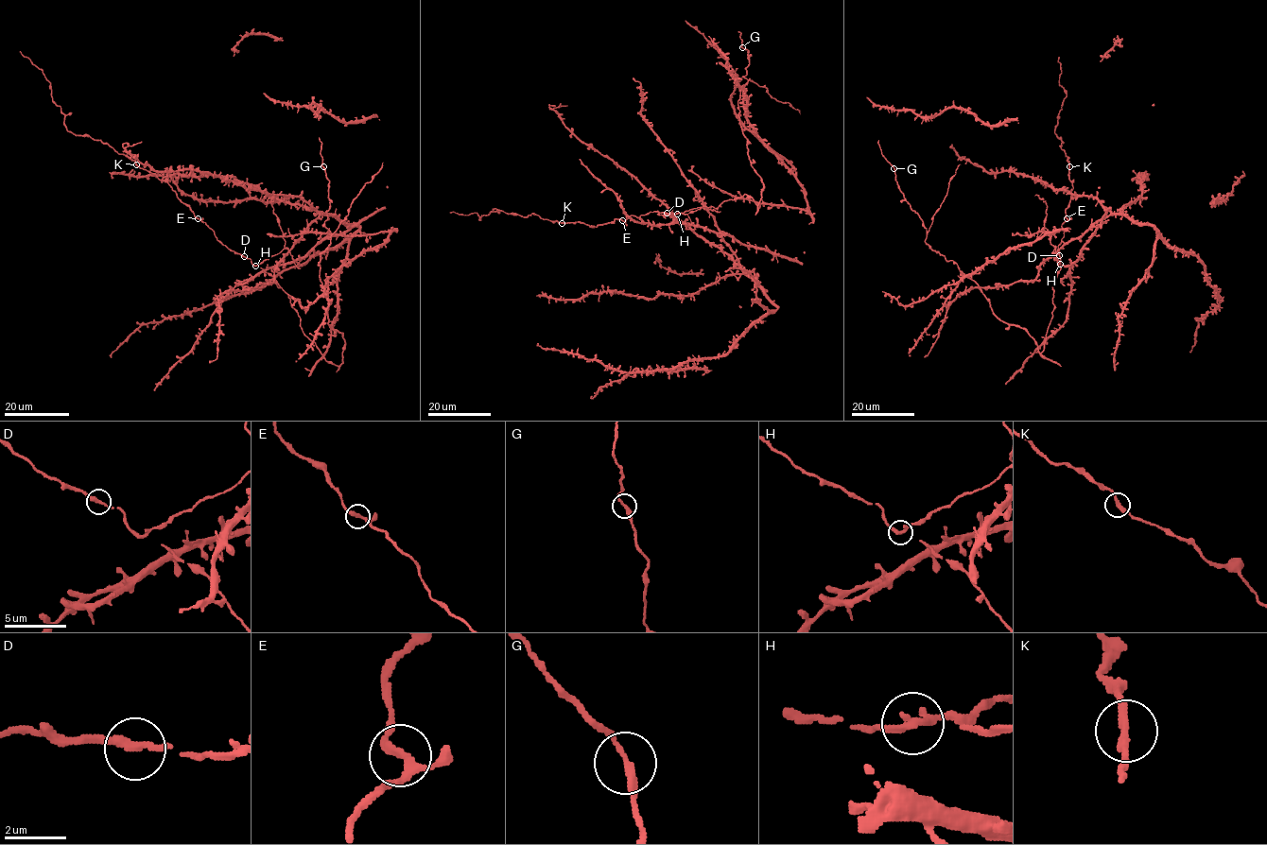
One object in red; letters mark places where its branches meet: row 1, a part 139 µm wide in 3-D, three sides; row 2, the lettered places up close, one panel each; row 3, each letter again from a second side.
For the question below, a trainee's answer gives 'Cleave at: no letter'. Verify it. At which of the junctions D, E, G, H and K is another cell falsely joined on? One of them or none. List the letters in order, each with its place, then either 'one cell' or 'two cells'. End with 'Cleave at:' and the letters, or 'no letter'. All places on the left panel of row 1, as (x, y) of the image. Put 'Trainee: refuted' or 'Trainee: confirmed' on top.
Trainee: refuted
D: at (244, 256); one cell
E: at (198, 218); one cell
G: at (323, 166); one cell
H: at (255, 266); two cells
K: at (136, 164); one cell
Cleave at: H

